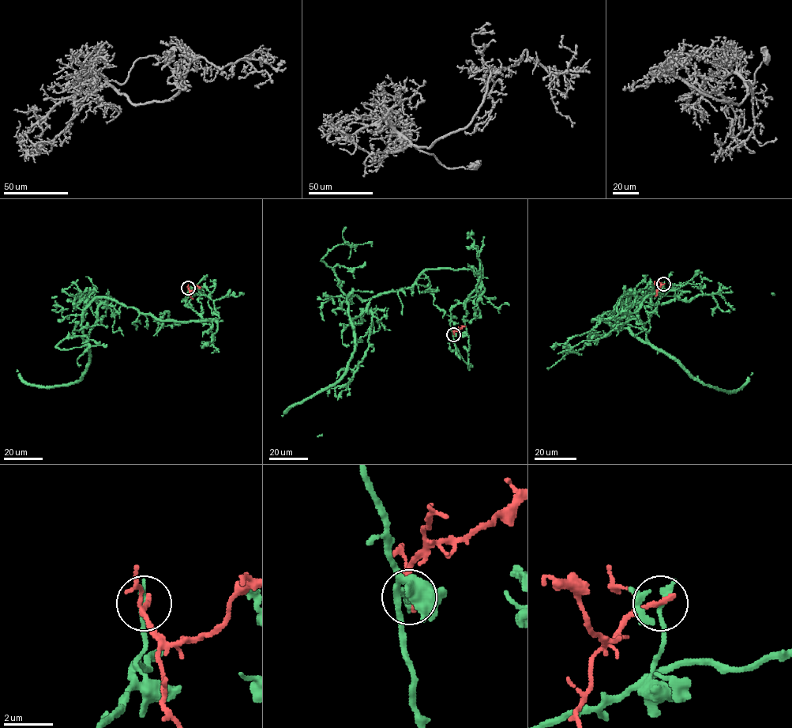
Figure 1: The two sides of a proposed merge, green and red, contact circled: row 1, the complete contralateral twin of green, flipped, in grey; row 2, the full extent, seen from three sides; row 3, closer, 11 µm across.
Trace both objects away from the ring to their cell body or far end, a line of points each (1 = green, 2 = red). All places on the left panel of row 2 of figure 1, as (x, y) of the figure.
1: (188, 288), (185, 305), (215, 319), (161, 321), (99, 297), (84, 313), (84, 341), (103, 301), (52, 298)
2: (189, 288), (190, 291), (200, 286)

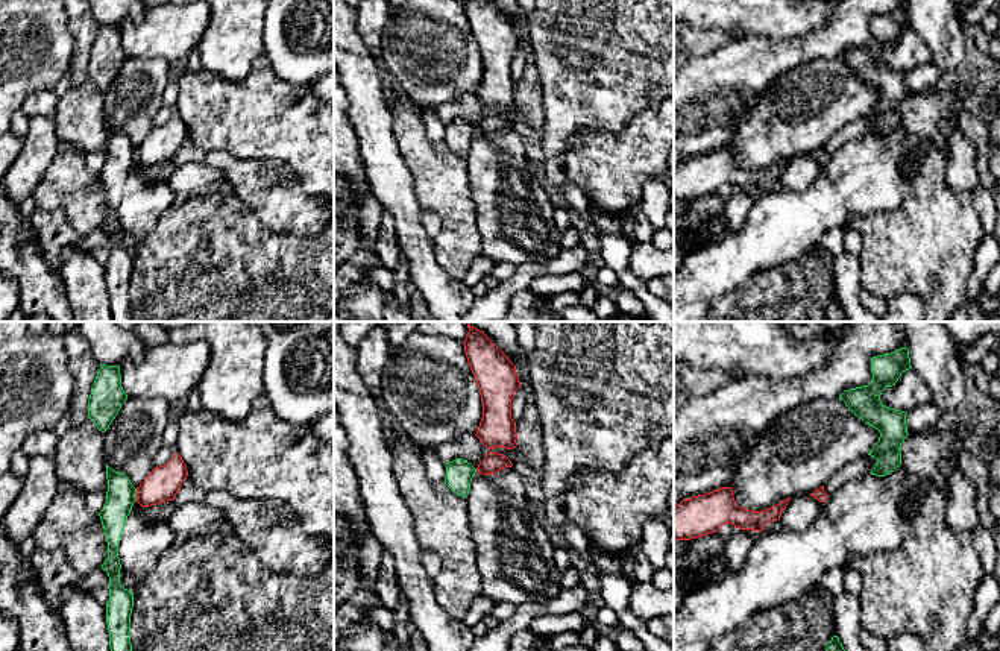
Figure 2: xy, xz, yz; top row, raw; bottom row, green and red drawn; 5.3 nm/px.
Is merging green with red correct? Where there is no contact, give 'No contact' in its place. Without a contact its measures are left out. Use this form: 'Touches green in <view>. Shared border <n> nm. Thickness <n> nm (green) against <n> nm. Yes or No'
Touches green in xy. Shared border 60 nm. Thickness 160 nm (green) against 180 nm. No

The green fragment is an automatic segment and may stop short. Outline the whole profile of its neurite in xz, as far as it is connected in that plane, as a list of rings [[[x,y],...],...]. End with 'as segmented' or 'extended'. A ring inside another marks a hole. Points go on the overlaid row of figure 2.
[[[463,458],[449,461],[446,466],[445,484],[458,496],[466,498],[470,490],[476,469]]]; as segmented

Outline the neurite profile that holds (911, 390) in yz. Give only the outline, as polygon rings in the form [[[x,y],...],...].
[[[909,369],[901,373],[892,387],[882,392],[880,401],[889,408],[907,413],[921,404],[933,401],[933,396],[926,381],[914,369]]]

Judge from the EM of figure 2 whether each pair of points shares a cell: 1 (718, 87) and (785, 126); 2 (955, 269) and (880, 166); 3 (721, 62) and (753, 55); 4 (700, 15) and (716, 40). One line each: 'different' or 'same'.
1: different
2: different
3: same
4: different

